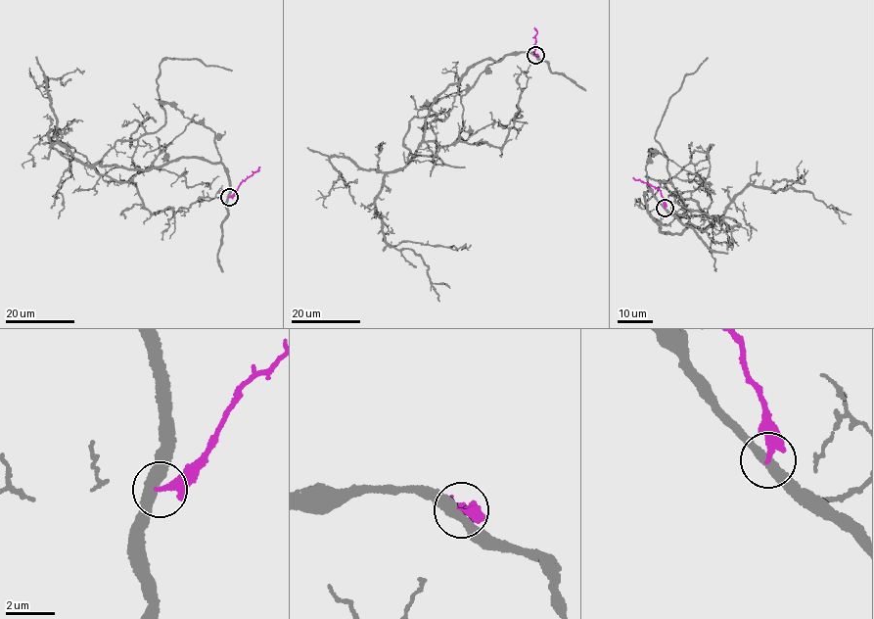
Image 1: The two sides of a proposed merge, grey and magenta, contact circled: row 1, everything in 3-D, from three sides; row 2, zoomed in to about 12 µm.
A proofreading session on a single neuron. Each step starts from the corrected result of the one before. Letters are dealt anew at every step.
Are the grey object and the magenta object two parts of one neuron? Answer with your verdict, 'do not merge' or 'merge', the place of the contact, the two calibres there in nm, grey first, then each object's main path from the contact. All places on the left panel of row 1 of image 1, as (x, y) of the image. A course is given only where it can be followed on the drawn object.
do not merge | (229, 197) | 360/260 nm | grey via (229, 197), (221, 164), (91, 166), (53, 146), (58, 130), (50, 140), (70, 175), (58, 218) | magenta via (229, 197), (259, 166)

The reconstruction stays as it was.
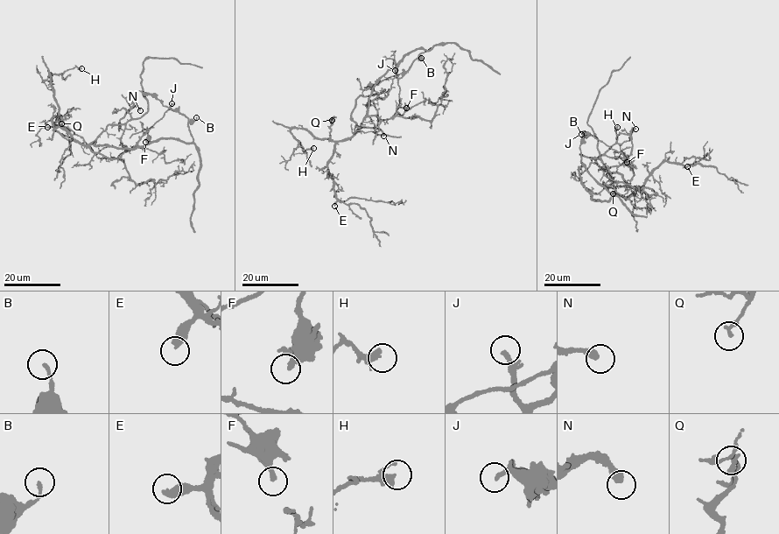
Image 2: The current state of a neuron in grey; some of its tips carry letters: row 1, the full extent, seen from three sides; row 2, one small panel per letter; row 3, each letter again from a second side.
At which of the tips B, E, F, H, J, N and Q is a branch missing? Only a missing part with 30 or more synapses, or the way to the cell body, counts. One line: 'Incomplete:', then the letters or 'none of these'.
Incomplete: E, J, N

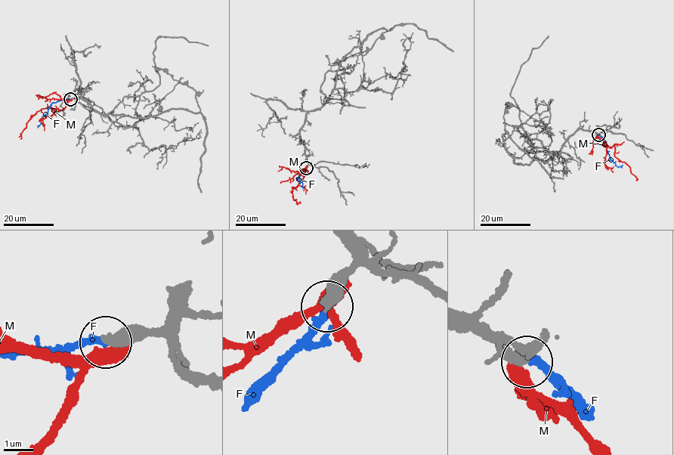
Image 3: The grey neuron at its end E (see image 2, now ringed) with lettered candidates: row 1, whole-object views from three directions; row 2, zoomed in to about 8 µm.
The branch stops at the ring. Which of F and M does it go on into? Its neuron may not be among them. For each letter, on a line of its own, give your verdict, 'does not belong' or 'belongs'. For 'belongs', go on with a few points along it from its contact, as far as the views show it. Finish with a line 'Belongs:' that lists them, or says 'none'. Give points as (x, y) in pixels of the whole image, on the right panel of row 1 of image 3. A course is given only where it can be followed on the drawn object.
F: belongs; it runs (599, 134), (605, 140), (610, 159), (618, 167), (622, 164)
M: does not belong
Belongs: F

